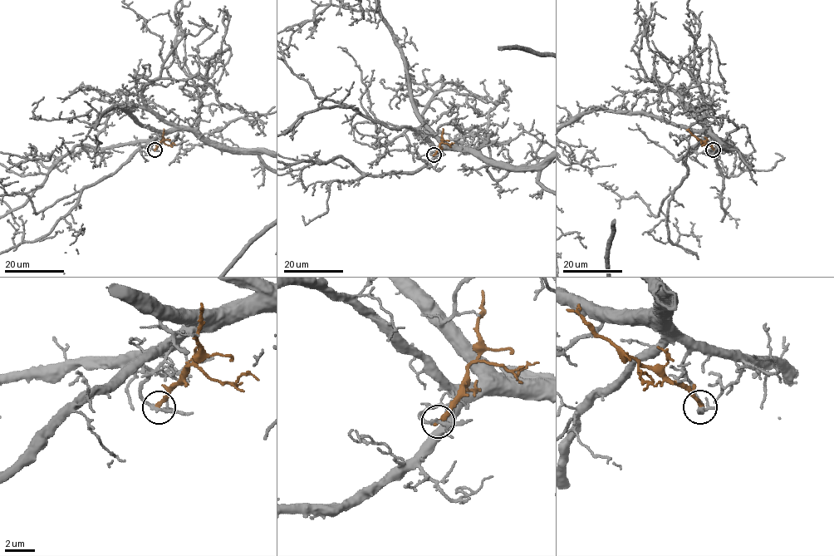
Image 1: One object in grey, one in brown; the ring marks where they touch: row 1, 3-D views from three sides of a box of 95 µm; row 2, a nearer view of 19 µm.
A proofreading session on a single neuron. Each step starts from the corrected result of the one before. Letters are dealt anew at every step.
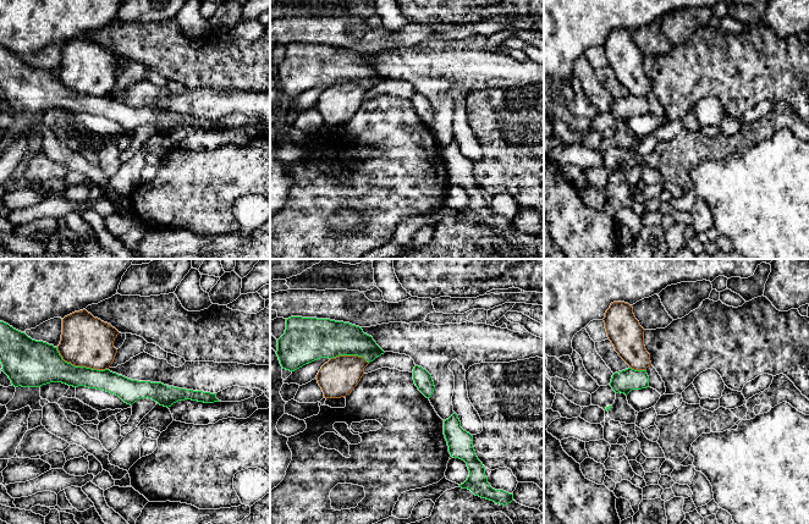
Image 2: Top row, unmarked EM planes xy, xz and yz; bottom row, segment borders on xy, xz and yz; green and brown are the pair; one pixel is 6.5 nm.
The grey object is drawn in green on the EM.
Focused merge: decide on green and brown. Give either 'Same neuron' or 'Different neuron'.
Different neuron

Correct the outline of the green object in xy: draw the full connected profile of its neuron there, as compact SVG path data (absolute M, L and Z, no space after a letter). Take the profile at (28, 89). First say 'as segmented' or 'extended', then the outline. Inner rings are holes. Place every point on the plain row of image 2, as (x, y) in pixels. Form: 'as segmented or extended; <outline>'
as segmented; M0 48L0 88L1 96L15 114L40 114L50 109L62 109L73 114L86 112L114 120L131 132L147 123L167 134L185 126L220 128L216 120L131 106L109 95L75 93L62 86L57 73L32 66L4 48Z

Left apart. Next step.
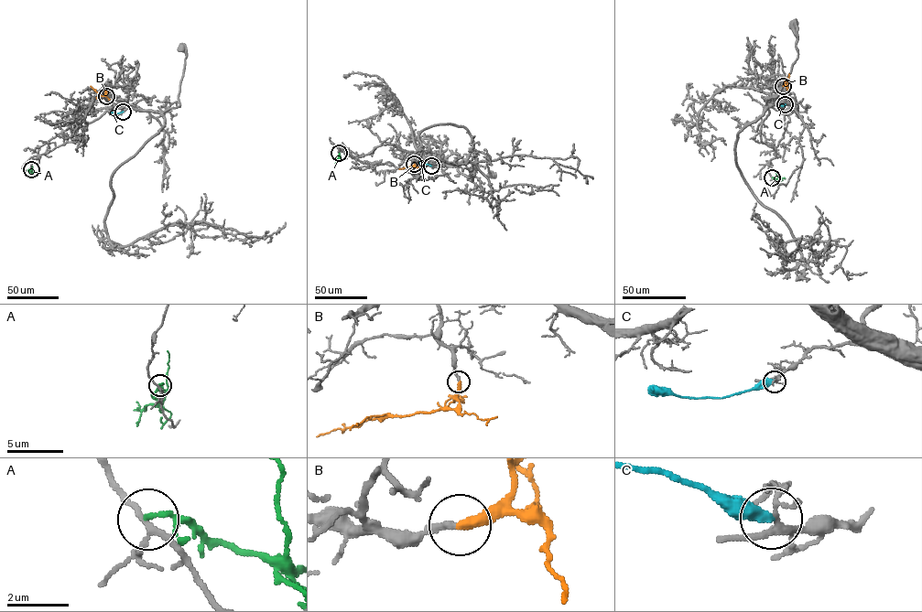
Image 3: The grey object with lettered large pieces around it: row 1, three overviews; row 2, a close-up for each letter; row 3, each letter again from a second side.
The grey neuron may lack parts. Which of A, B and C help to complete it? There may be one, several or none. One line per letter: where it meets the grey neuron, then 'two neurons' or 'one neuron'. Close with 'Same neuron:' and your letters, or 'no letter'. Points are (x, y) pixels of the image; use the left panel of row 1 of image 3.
A: contact (31, 169); two neurons
B: contact (106, 96); one neuron
C: contact (123, 112); two neurons
Same neuron: B

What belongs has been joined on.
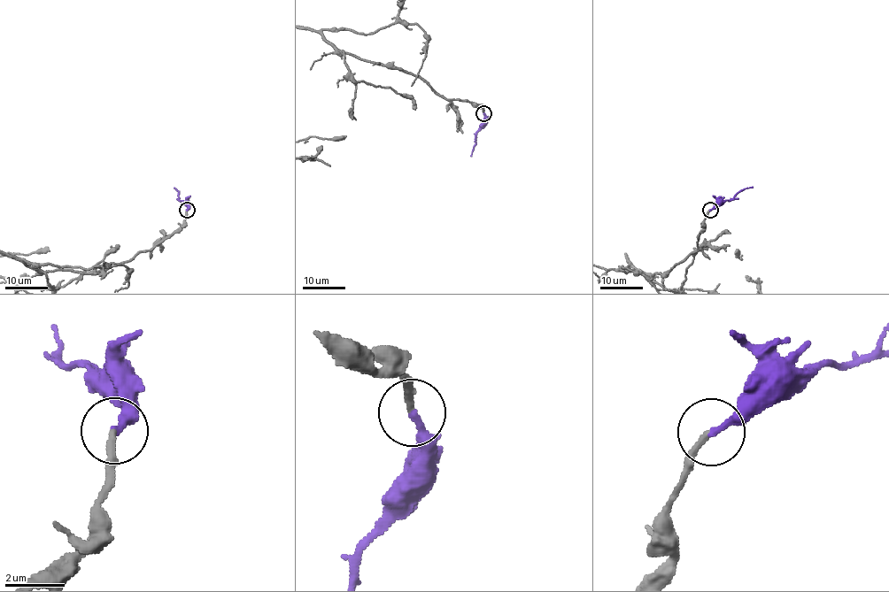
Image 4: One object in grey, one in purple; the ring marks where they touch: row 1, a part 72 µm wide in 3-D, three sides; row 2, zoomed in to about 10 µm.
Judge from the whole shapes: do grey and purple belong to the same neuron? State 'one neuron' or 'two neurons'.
one neuron

